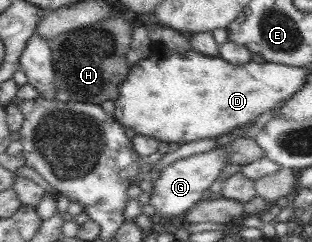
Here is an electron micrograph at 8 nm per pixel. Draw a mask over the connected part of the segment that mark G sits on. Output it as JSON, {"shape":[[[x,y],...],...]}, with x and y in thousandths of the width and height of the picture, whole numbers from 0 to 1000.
{"shape":[[[705,607],[651,628],[651,636],[619,636],[619,645],[548,669],[535,694],[516,707],[510,736],[490,756],[481,839],[497,860],[497,884],[522,893],[522,901],[551,901],[599,876],[644,826],[644,802],[657,785],[670,785],[676,760],[689,752],[731,674],[728,628]]]}

